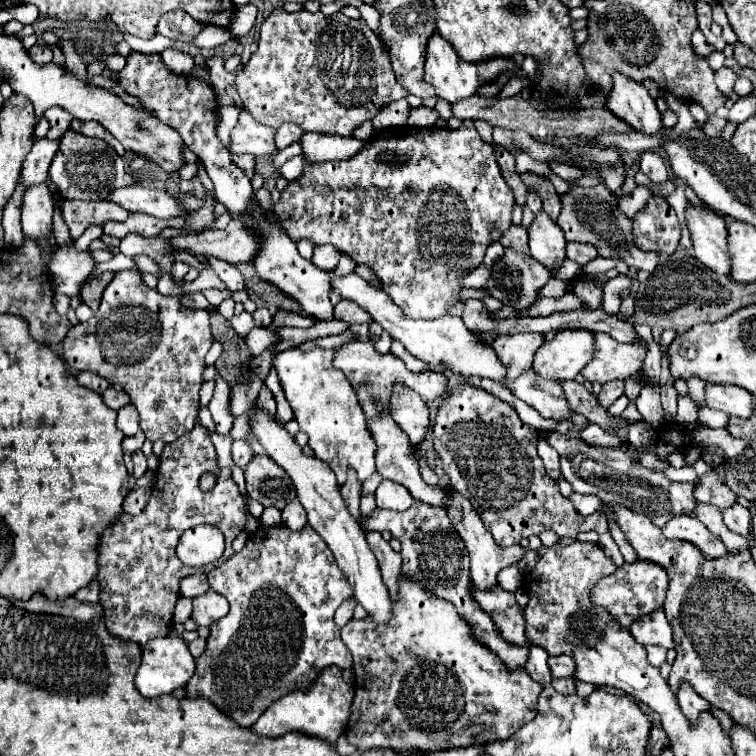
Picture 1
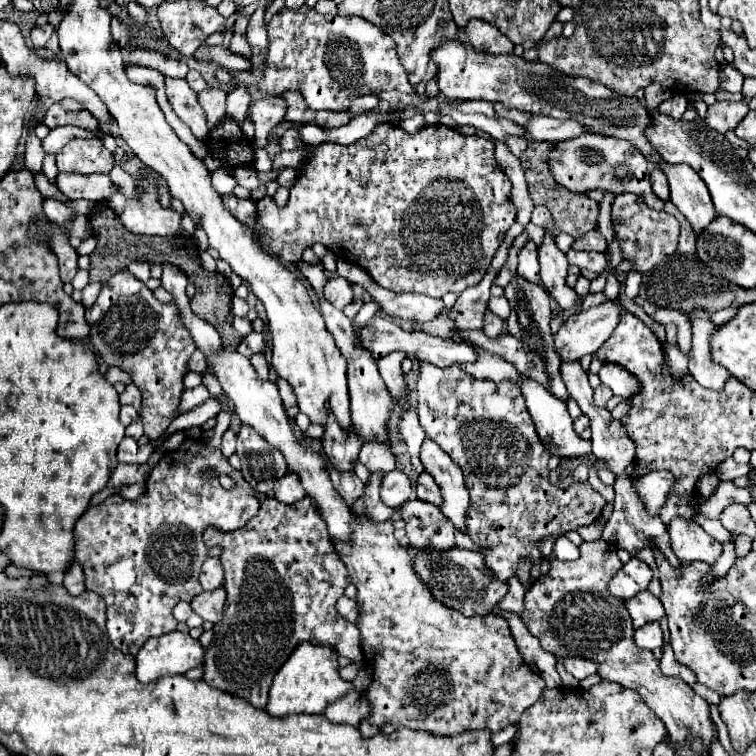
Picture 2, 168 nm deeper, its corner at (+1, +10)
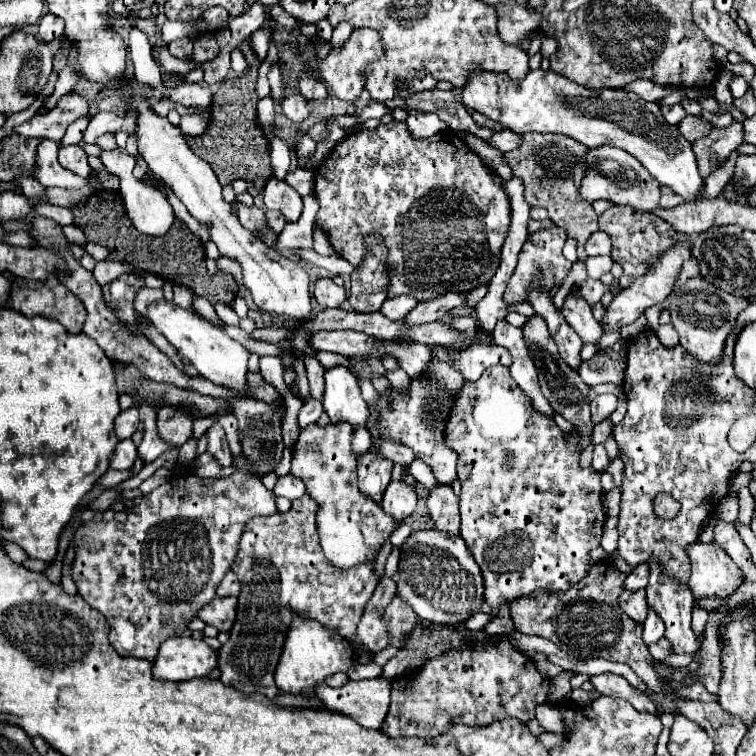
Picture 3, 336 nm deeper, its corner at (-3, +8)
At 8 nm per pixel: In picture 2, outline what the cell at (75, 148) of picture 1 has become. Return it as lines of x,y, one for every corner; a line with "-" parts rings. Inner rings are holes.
75,138
57,152
57,168
61,172
81,174
109,174
113,168
113,154
103,146
101,140

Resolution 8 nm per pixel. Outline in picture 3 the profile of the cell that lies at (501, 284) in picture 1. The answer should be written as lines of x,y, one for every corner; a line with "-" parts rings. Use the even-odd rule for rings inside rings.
533,314
527,318
527,322
523,324
523,340
525,340
525,346
531,354
531,360
535,362
537,366
537,372
539,372
539,384
541,384
541,392
543,396
551,402
551,406
555,408
557,414
561,414
565,420
569,420
577,432
579,432
579,454
589,446
591,442
591,432
593,432
593,422
591,422
591,414
589,414
589,398
587,398
587,392
589,392
589,386
577,376
575,370
571,370
561,358
559,358
559,352
557,352
557,346
547,330
547,322
543,316
539,314

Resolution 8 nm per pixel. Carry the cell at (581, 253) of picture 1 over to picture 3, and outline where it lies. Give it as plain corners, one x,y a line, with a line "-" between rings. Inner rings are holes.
595,232
589,236
585,250
589,256
601,256
601,254
609,254
611,252
611,238
607,238
605,232

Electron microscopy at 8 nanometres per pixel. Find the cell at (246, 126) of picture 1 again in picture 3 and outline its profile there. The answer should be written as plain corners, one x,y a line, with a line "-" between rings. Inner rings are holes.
289,94
283,98
281,102
283,106
283,114
293,120
293,122
301,122
309,116
309,106
307,106
307,100
301,96
301,94

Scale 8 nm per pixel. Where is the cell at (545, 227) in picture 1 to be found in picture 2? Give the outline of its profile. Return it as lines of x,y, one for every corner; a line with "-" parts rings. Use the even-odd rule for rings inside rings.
547,232
547,238
545,238
543,246
539,248
539,264
541,264
541,280
543,280
543,284
547,286
549,294
559,302
559,306
561,306
563,310
577,310
577,308
581,308
583,298
575,292
575,288
569,288
567,282
565,282
569,262
567,262
567,258
565,258
565,254
557,248
557,244
555,244
555,240
549,236
549,232

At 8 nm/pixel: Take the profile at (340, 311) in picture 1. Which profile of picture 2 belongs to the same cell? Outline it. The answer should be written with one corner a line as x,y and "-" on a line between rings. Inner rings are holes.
335,276
331,278
325,288
323,288
323,298
327,302
331,302
335,308
343,310
347,304
353,302
353,290
351,290
351,284
341,278
341,276

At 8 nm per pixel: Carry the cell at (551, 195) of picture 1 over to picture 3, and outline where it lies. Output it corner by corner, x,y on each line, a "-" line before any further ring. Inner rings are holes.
531,132
523,136
523,144
505,154
513,174
519,176
525,184
525,200
531,208
545,208
549,218
561,226
569,238
577,240
577,256
579,262
587,262
585,242
587,238
599,230
599,216
589,202
579,198
579,182
583,178
583,170
587,170
585,162
587,148
563,134
539,134

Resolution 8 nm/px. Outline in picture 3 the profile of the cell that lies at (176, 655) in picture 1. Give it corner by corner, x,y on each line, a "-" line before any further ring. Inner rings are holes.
177,636
161,642
153,660
153,678
157,680
189,680
203,678
217,666
217,652
203,640

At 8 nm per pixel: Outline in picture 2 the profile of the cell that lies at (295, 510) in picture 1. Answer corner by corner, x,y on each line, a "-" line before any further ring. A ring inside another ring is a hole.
287,472
285,476
277,478
275,480
275,486
273,486
273,492
275,492
275,498
283,504
293,504
293,502
299,502
305,492
303,492
303,486
299,484
299,480
295,480
295,474
293,472

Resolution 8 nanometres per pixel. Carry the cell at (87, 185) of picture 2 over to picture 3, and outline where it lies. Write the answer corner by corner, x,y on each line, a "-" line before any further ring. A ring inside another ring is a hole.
41,140
37,148
37,170
35,170
35,180
41,182
43,186
59,186
65,190
77,190
87,184
87,178
77,176
75,172
63,168
57,160
57,150
59,144
53,140

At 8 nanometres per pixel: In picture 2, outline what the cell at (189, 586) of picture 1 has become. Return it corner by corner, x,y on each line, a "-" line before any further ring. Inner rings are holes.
207,558
199,576
199,582
203,590
215,590
223,586
223,566
219,564
219,558

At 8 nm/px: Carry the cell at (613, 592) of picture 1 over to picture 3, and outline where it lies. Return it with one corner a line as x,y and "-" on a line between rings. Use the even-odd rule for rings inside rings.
639,564
633,568
633,572
625,578
625,588
627,590
641,590
647,586
647,580
649,580
649,566
647,564

